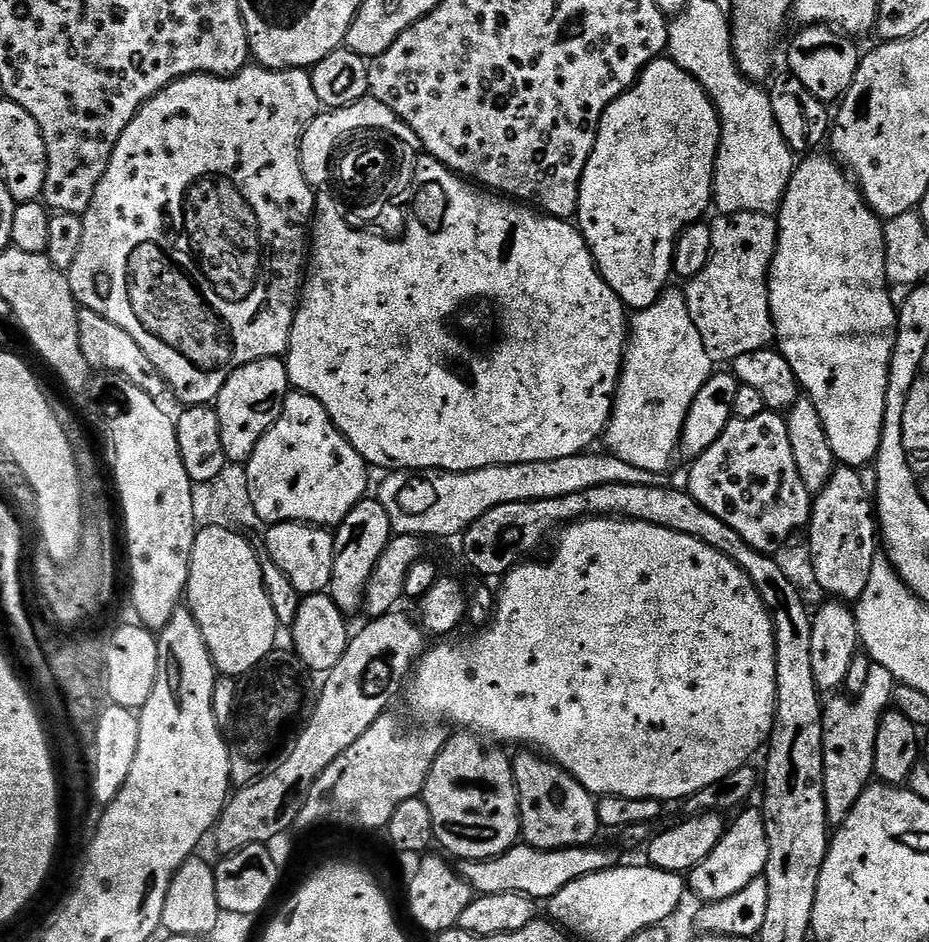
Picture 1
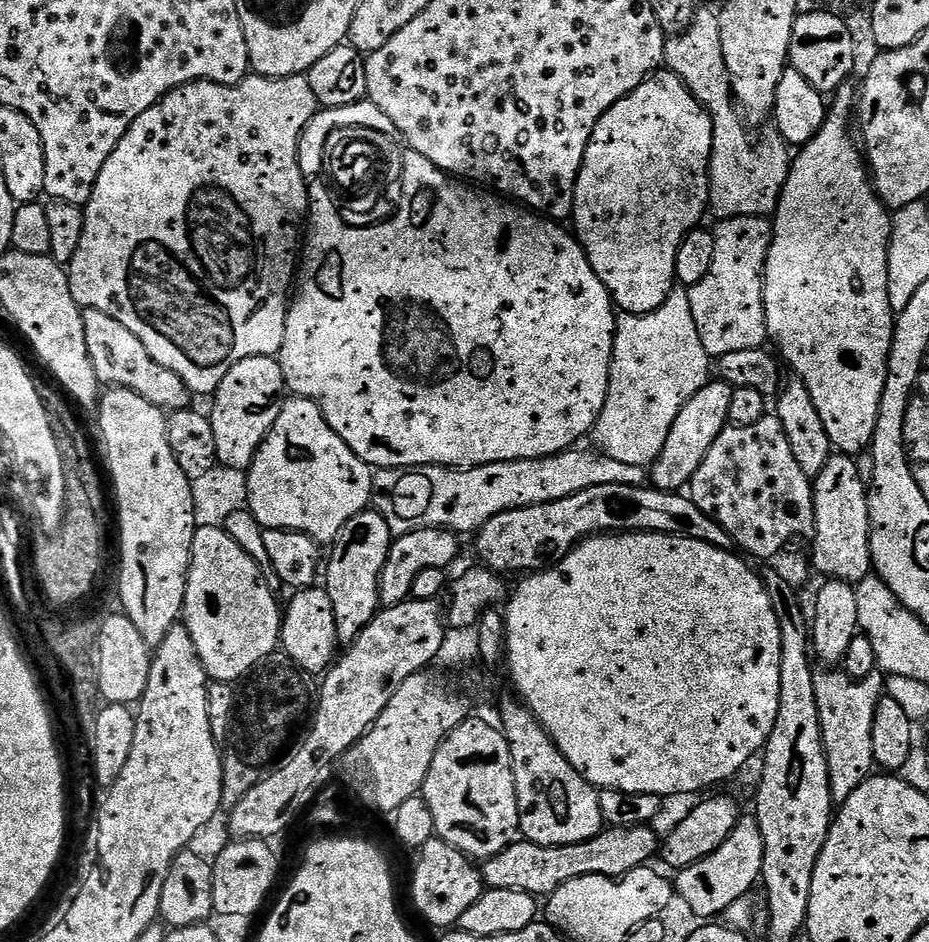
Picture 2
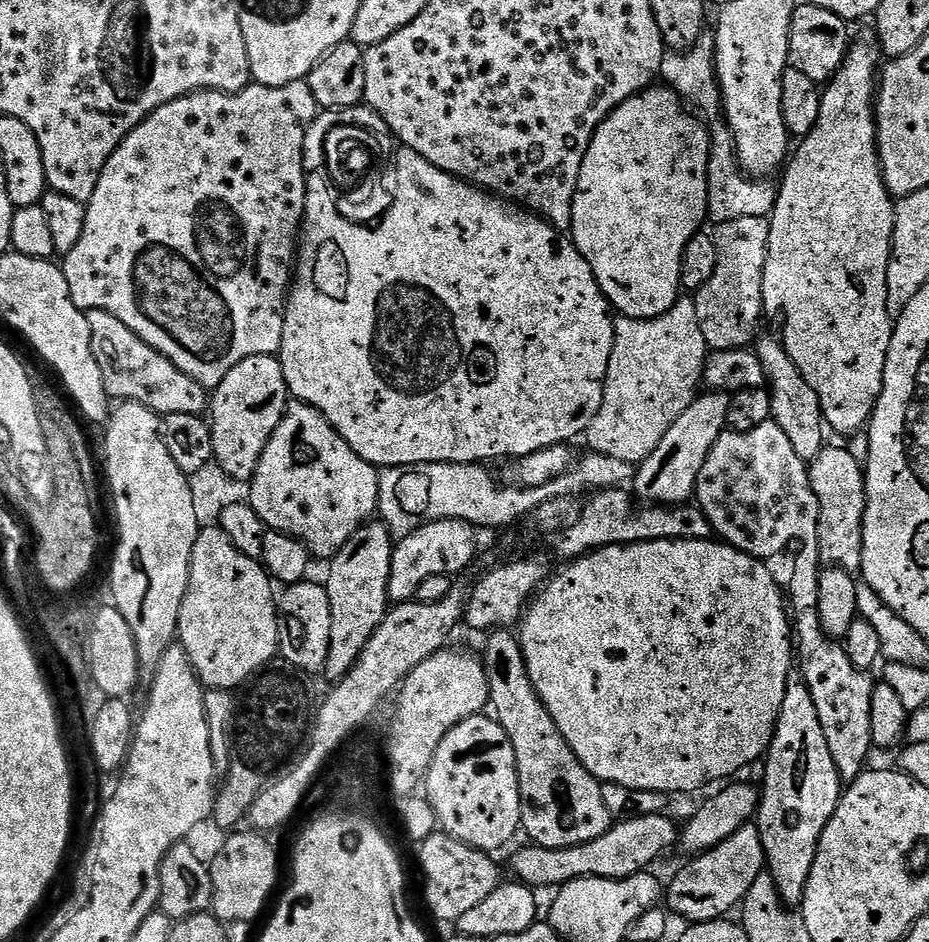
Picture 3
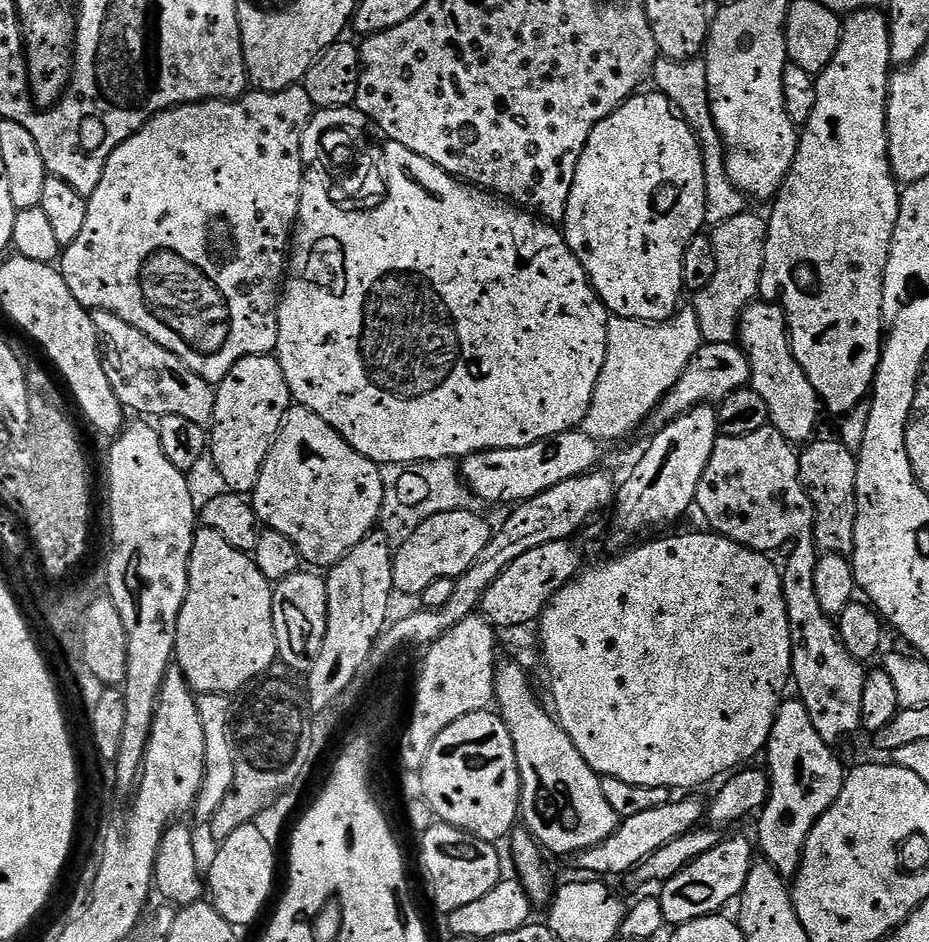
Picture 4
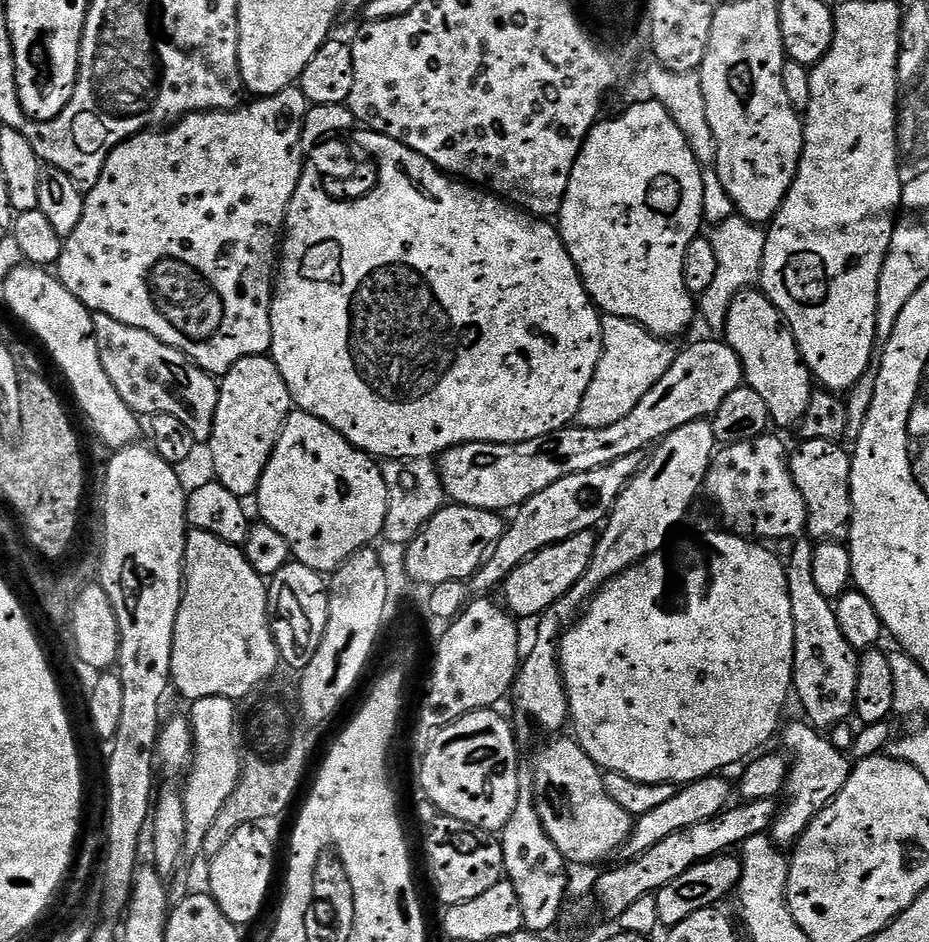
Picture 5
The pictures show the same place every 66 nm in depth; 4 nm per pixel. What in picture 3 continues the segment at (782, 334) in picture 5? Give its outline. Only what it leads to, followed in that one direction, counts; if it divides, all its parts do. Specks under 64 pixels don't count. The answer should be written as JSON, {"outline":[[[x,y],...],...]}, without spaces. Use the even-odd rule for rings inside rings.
{"outline":[[[757,339],[754,351],[756,357],[762,362],[764,378],[770,389],[772,420],[778,426],[782,426],[782,431],[786,434],[786,438],[790,438],[790,446],[794,446],[798,458],[802,458],[805,462],[818,458],[820,451],[826,447],[826,440],[824,440],[826,425],[822,406],[818,402],[818,393],[812,389],[810,382],[806,382],[806,378],[802,378],[798,366],[794,366],[790,354],[784,349],[779,339]]]}

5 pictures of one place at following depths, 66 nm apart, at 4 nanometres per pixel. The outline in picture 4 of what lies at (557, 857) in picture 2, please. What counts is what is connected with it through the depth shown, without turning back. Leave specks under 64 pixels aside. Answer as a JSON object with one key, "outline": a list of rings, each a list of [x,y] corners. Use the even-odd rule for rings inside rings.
{"outline":[[[669,799],[668,803],[654,810],[645,810],[643,814],[623,817],[617,828],[605,840],[579,853],[575,857],[576,864],[584,871],[581,873],[591,874],[596,878],[624,875],[627,877],[629,873],[648,860],[650,854],[654,854],[654,850],[662,850],[666,842],[674,842],[682,838],[682,834],[692,831],[705,819],[705,816],[705,801]]]}

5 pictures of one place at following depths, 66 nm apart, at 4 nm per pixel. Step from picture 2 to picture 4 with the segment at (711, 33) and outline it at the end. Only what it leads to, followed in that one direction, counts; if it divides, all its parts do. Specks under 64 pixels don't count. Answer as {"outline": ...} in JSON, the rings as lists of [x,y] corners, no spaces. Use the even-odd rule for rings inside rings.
{"outline":[[[657,59],[652,67],[650,77],[655,91],[661,92],[669,102],[675,106],[680,117],[694,130],[694,134],[700,143],[702,150],[702,166],[706,174],[706,214],[704,223],[715,226],[722,222],[730,222],[730,218],[738,218],[738,214],[746,211],[746,197],[739,192],[730,182],[730,174],[726,170],[724,161],[724,140],[720,137],[718,126],[712,117],[710,110],[710,94],[708,93],[708,79],[706,78],[706,66],[704,60],[665,60]]]}

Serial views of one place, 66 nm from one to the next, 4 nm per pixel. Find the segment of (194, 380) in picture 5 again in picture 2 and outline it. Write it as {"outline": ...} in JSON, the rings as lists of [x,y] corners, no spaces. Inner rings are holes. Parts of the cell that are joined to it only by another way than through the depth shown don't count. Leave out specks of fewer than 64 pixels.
{"outline":[[[85,308],[83,313],[86,350],[101,385],[134,390],[134,394],[142,394],[146,402],[169,413],[187,408],[193,403],[194,394],[186,382],[182,382],[174,370],[166,370],[166,366],[154,362],[154,358],[150,358],[150,350],[146,350],[146,346],[142,346],[142,342],[138,342],[138,338],[134,338],[126,326],[122,326],[122,322],[114,322],[114,318],[102,314],[102,310]]]}

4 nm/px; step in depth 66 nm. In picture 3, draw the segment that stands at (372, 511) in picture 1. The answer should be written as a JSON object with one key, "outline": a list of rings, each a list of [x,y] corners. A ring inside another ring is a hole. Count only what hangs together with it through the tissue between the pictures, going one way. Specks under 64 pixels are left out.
{"outline":[[[369,522],[361,526],[358,530],[354,530],[354,534],[342,546],[342,550],[338,550],[338,554],[333,556],[328,568],[328,580],[326,579],[326,587],[328,589],[328,597],[330,598],[330,650],[328,651],[328,663],[326,665],[326,673],[328,672],[329,681],[335,682],[344,677],[354,666],[356,659],[360,657],[360,651],[366,646],[366,642],[370,642],[370,638],[374,634],[374,630],[384,620],[384,613],[390,607],[388,598],[388,575],[390,574],[390,562],[392,561],[392,549],[394,547],[394,538],[388,533],[388,528],[383,522]]]}

